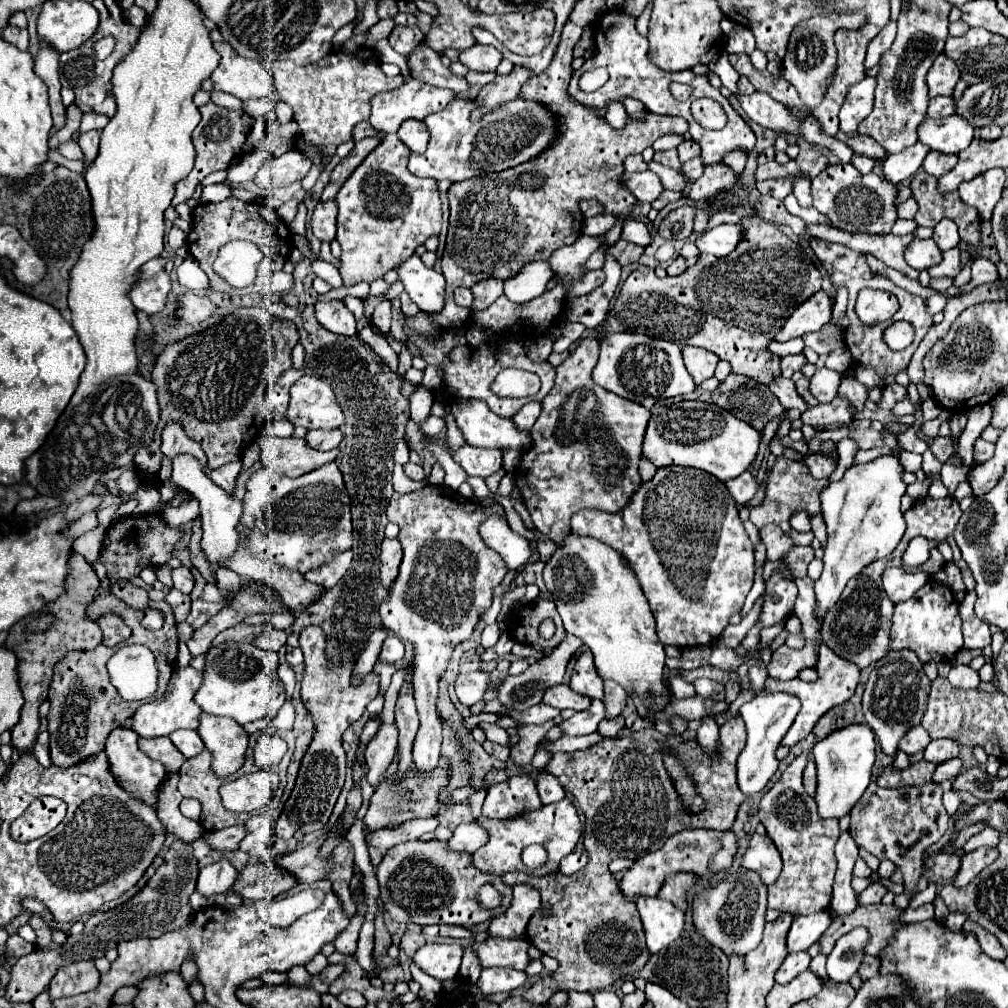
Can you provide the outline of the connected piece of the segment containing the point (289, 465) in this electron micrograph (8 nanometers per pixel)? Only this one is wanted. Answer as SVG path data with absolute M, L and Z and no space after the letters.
M261 438L259 446L261 466L285 476L307 474L339 456L337 448L329 452L315 452L313 448L307 448L303 438Z

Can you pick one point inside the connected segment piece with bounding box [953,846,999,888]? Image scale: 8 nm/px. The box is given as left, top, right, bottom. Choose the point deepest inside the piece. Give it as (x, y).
(971, 864)

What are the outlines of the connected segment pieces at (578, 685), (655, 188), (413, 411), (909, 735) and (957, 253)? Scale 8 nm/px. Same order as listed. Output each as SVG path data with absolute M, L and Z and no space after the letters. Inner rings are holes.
M583 650L575 662L573 674L571 674L571 684L569 684L575 692L585 694L589 698L603 698L603 680L595 670L593 664L593 656L589 650Z
M645 170L645 172L639 172L639 174L627 172L623 176L623 184L627 186L629 192L633 192L633 196L639 202L653 202L665 190L659 176L653 174L651 170Z
M419 384L419 390L415 390L409 398L410 402L410 418L415 424L421 424L431 412L431 404L433 404L433 392L431 388Z
M915 726L915 728L909 728L905 732L905 736L899 740L897 746L899 746L899 750L903 750L903 752L907 752L911 756L911 754L917 754L917 752L925 750L929 742L931 742L931 738L923 730L923 726Z
M953 248L953 250L947 250L943 254L943 264L937 264L935 268L929 268L929 274L931 278L955 278L959 272L961 272L961 250L959 248Z

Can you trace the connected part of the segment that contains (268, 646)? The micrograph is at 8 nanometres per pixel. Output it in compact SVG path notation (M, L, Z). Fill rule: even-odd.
M277 630L277 632L263 632L261 638L255 638L255 646L261 646L263 650L271 650L271 652L277 652L287 640L287 634Z

